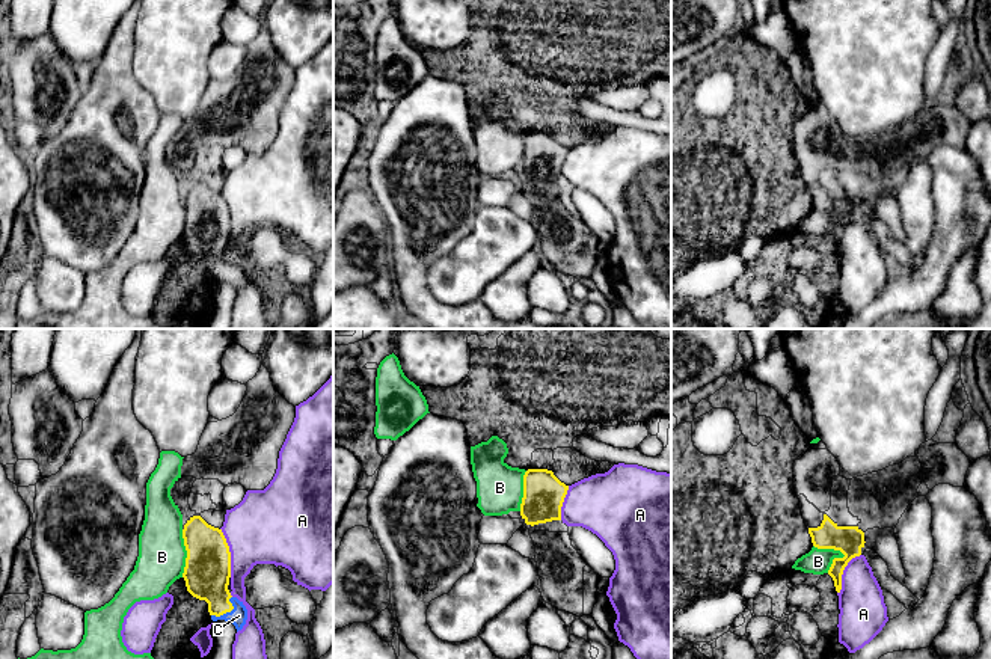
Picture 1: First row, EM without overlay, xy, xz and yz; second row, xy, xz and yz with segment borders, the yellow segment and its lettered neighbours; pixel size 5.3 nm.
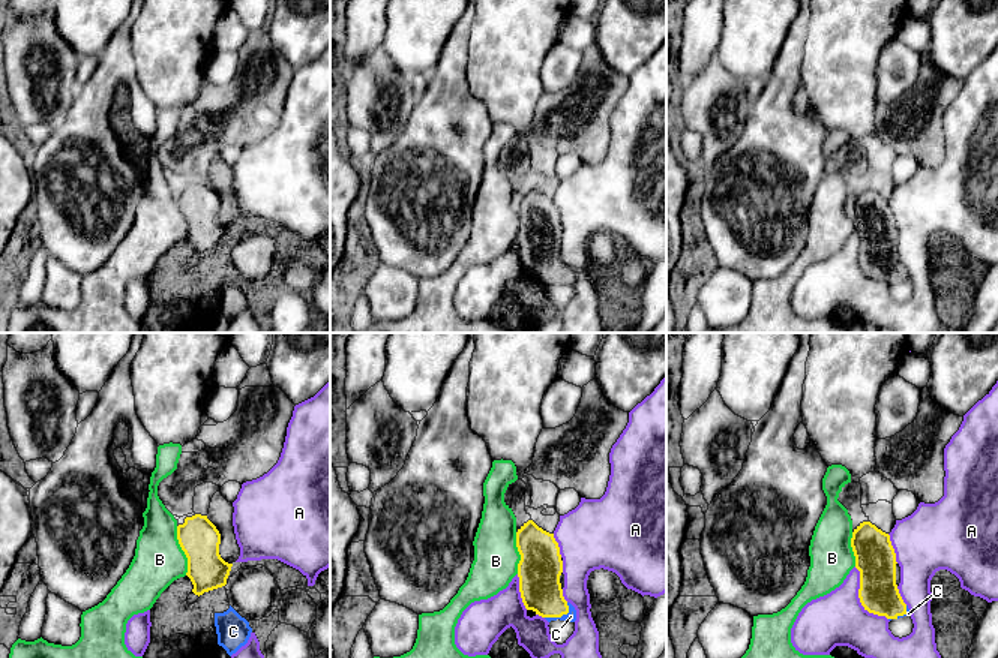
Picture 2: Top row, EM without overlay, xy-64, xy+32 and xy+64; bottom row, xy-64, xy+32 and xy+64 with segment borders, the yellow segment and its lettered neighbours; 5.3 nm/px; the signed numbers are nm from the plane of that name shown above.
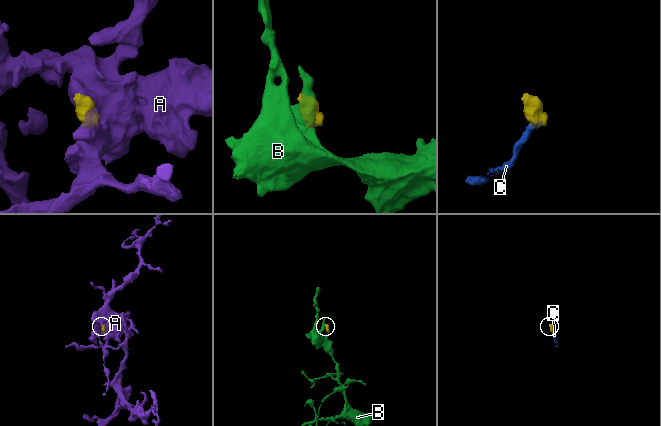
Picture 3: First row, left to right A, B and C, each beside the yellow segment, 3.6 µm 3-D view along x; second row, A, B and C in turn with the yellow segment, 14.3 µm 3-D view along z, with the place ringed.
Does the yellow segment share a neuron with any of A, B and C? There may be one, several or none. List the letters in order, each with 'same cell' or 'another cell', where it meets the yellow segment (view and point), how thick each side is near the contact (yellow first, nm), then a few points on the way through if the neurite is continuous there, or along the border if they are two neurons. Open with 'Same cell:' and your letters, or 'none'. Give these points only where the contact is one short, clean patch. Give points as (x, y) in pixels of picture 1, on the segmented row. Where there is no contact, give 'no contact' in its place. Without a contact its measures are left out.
Same cell: C
A: another cell | xy (230, 552) | 240/400 nm
B: another cell | yz (830, 548) | 150/140 nm | along yz (813, 545), (822, 549), (839, 549), (845, 555)
C: same cell | xy (228, 611) | 240/90 nm | across xy (207, 572), (208, 582), (228, 611), (239, 616)

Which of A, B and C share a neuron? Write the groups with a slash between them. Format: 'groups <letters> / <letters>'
groups A / B / C

